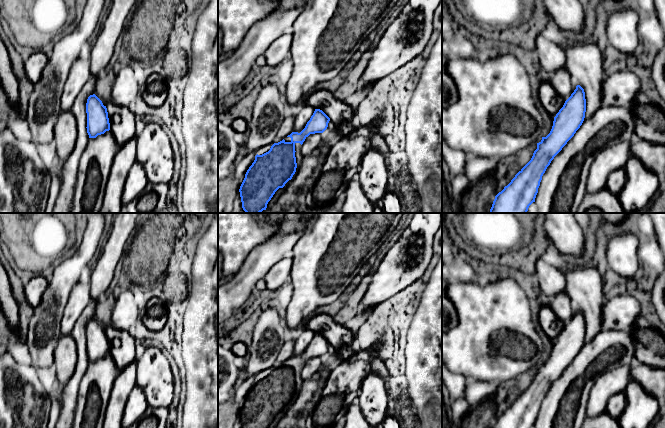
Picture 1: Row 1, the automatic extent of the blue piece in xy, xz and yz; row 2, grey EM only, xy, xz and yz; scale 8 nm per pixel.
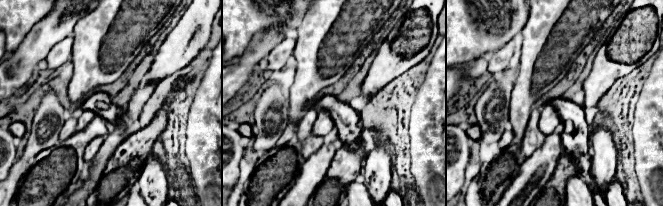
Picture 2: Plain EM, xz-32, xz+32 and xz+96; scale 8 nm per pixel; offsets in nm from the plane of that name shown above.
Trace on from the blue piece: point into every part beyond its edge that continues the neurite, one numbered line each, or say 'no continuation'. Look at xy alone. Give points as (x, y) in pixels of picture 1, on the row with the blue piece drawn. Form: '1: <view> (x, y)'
no continuation

